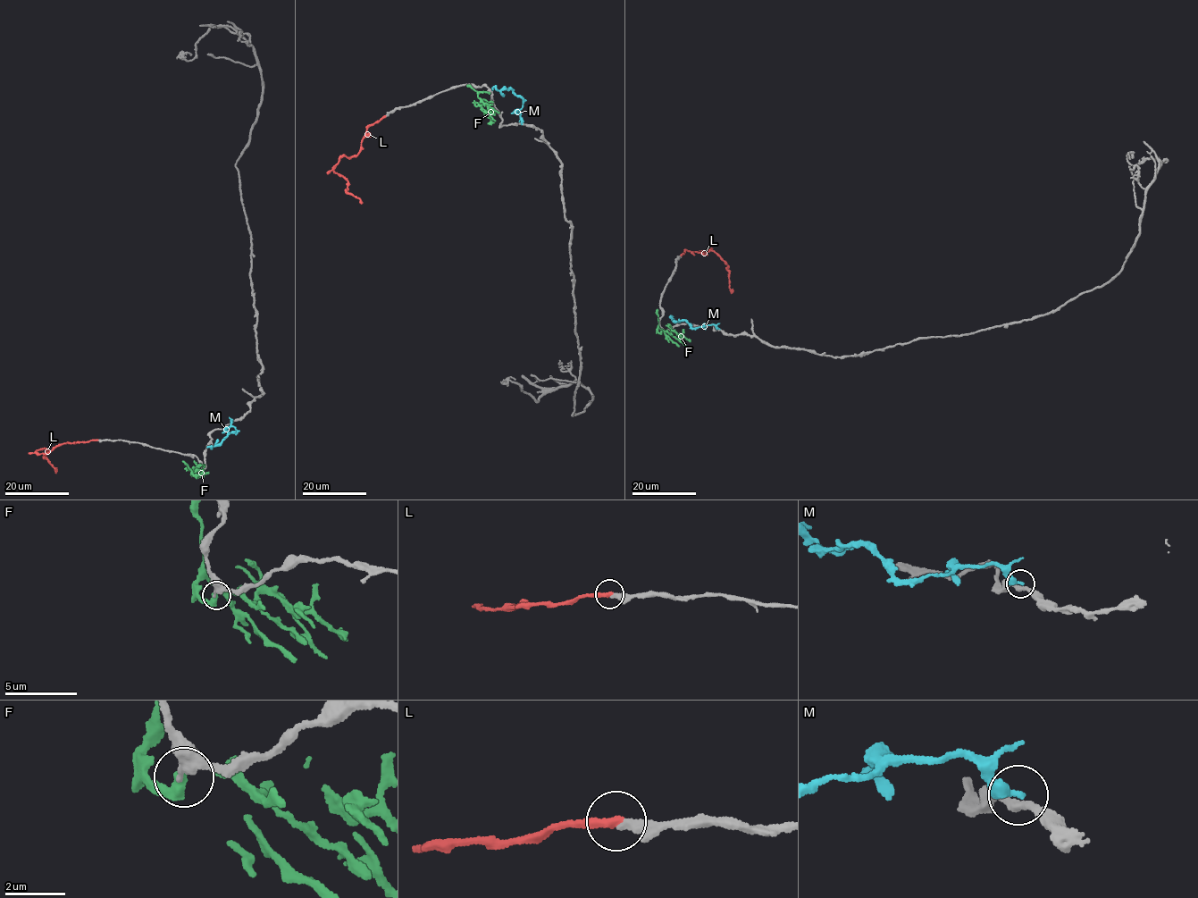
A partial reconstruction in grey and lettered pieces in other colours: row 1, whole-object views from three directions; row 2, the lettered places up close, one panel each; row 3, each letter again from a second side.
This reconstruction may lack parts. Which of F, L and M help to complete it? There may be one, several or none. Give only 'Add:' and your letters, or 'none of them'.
Add: L

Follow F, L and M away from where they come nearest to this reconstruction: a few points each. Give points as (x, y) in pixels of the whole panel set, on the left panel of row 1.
F: (203, 470), (198, 474), (191, 474), (197, 471), (192, 470), (196, 467)
L: (96, 440), (68, 442), (46, 453), (39, 454), (36, 451), (47, 449), (44, 457), (55, 473)
M: (230, 422), (236, 432), (229, 432), (220, 444), (207, 447)

